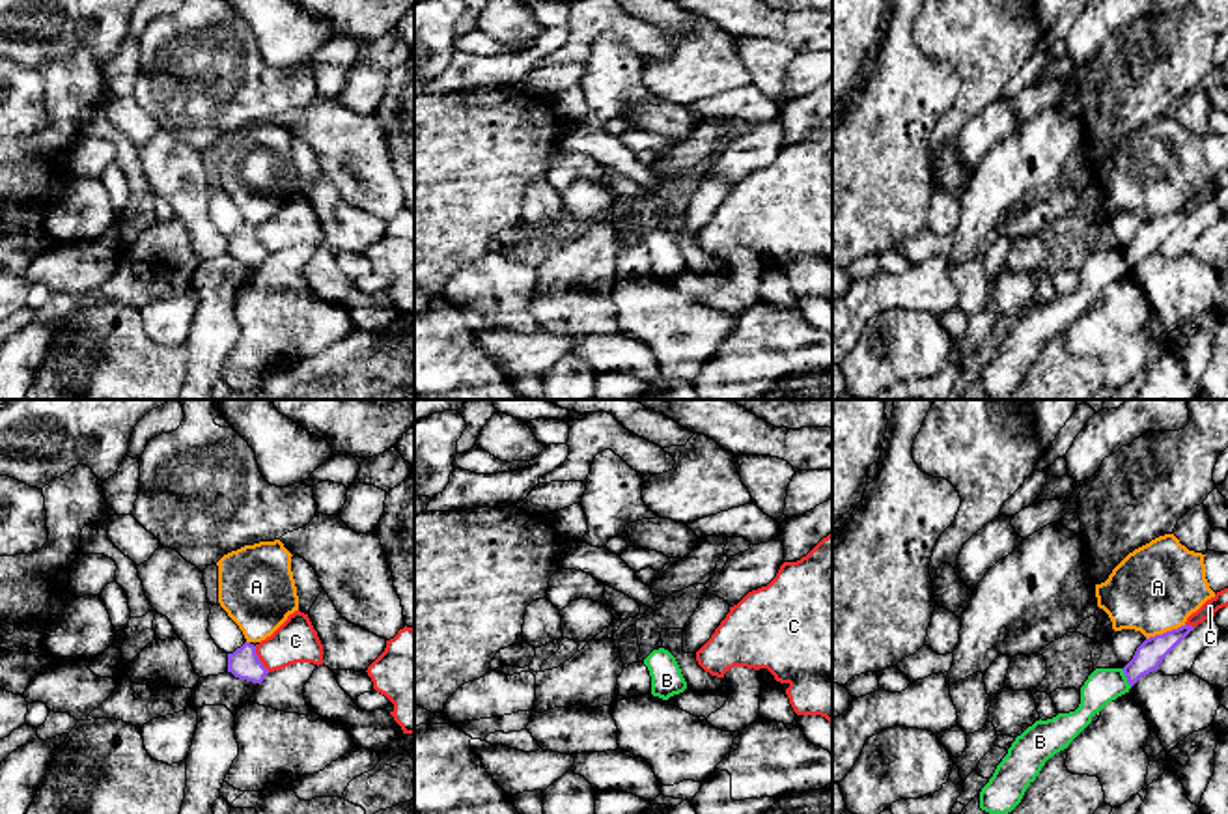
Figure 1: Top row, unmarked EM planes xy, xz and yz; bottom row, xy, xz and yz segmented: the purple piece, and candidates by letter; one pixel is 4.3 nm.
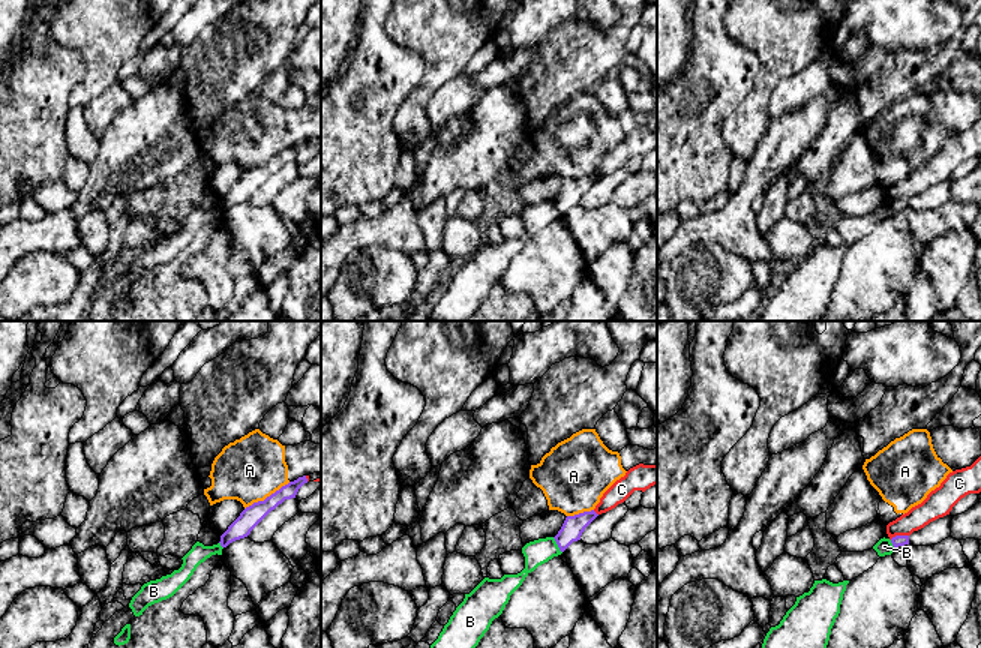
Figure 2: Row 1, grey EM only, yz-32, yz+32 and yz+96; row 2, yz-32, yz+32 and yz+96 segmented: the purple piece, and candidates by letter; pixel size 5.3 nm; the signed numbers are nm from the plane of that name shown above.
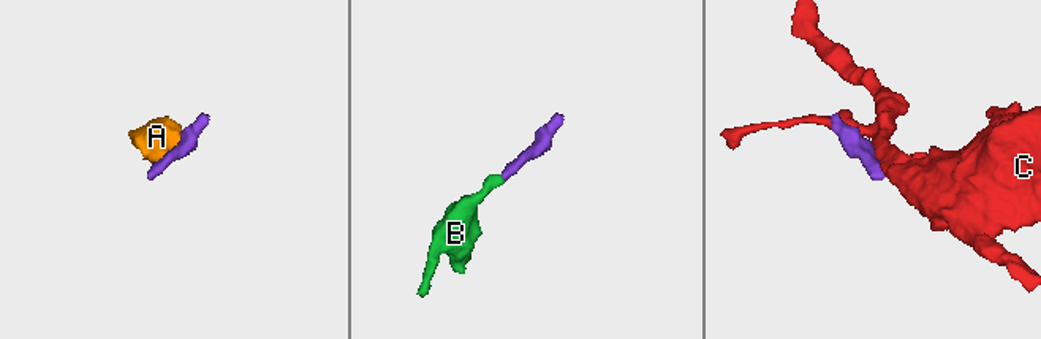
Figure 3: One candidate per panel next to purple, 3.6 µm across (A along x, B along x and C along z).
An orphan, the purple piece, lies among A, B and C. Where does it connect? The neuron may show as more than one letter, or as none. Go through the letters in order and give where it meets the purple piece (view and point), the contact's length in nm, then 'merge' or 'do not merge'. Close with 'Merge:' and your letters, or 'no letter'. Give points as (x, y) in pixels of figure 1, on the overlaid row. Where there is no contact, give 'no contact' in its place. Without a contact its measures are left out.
A: yz (1167, 631) | 190 nm | do not merge
B: yz (1126, 676) | 90 nm | merge
C: xy (258, 659) | 130 nm | do not merge
Merge: B

